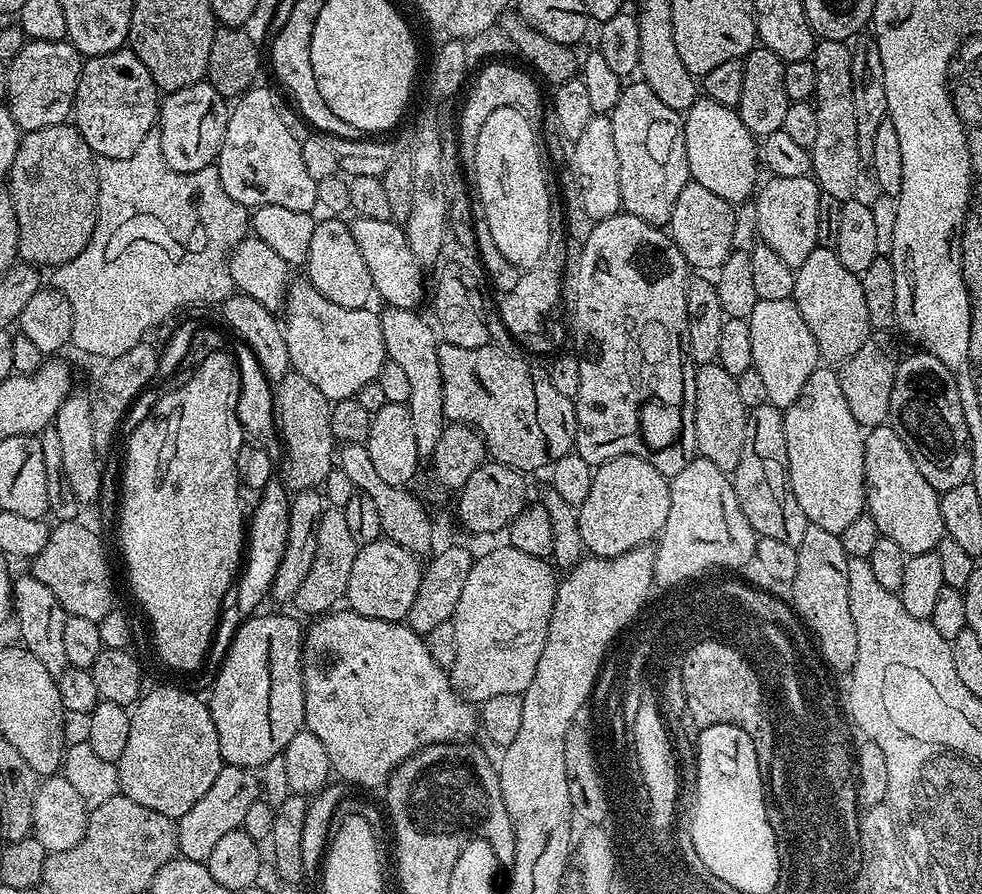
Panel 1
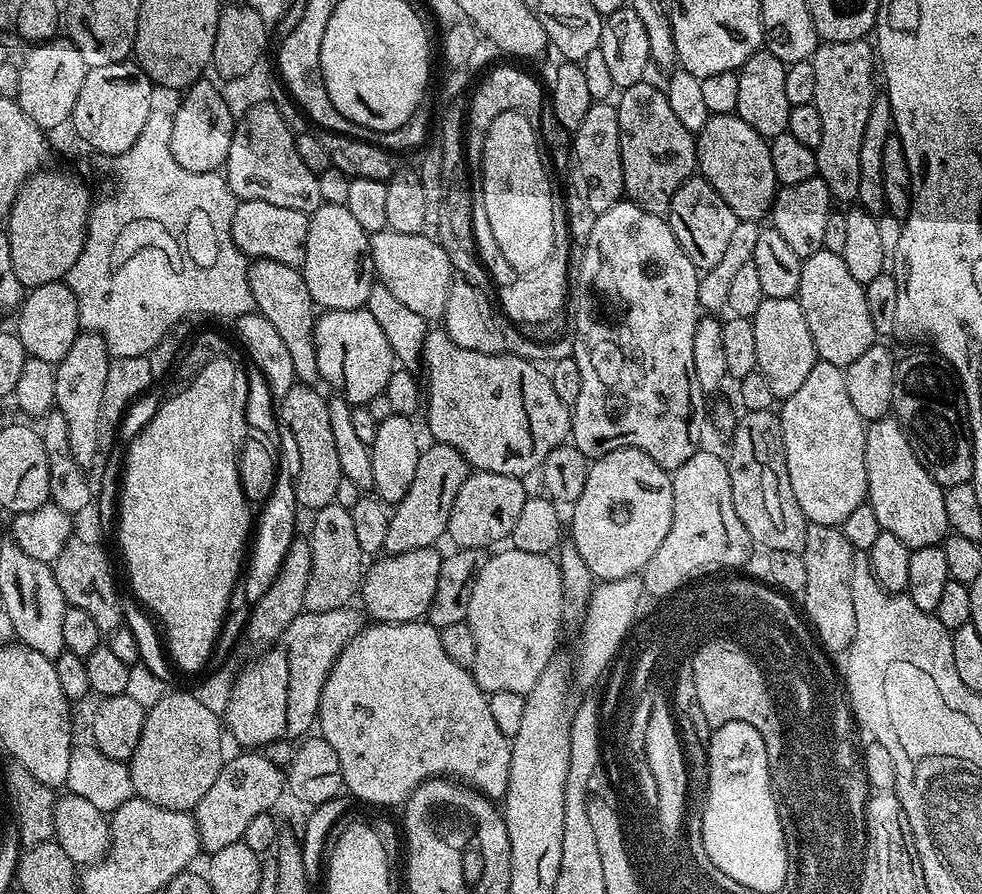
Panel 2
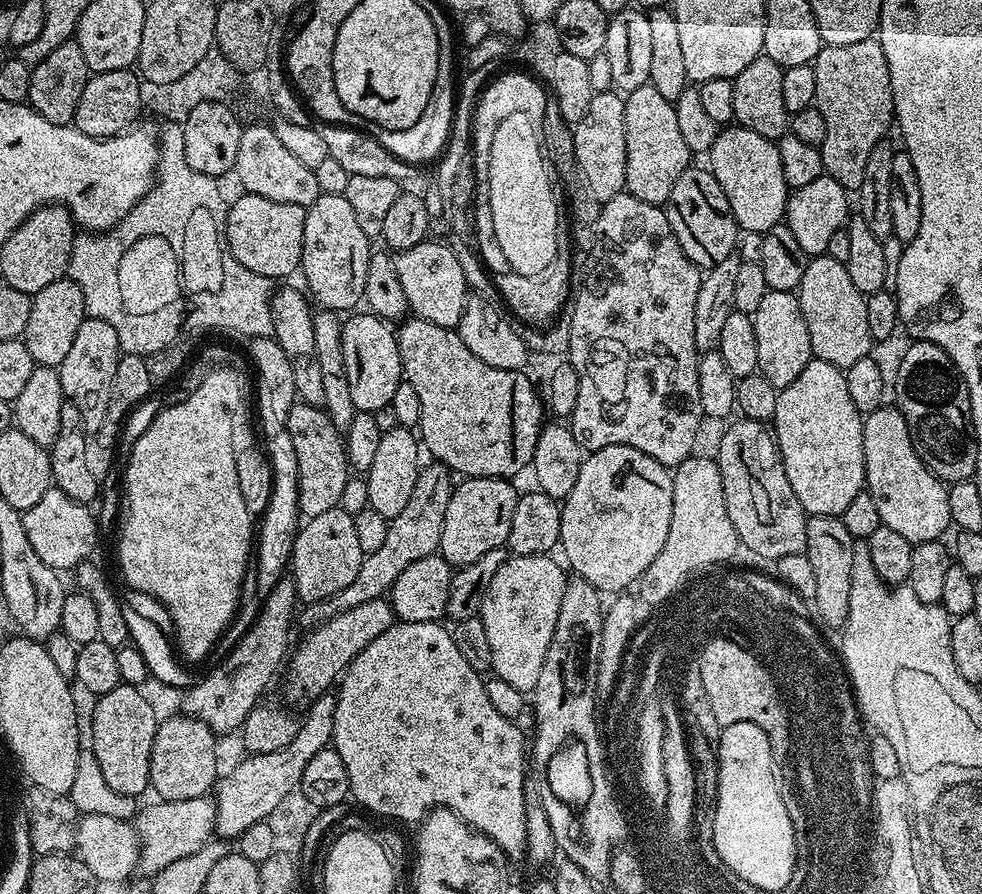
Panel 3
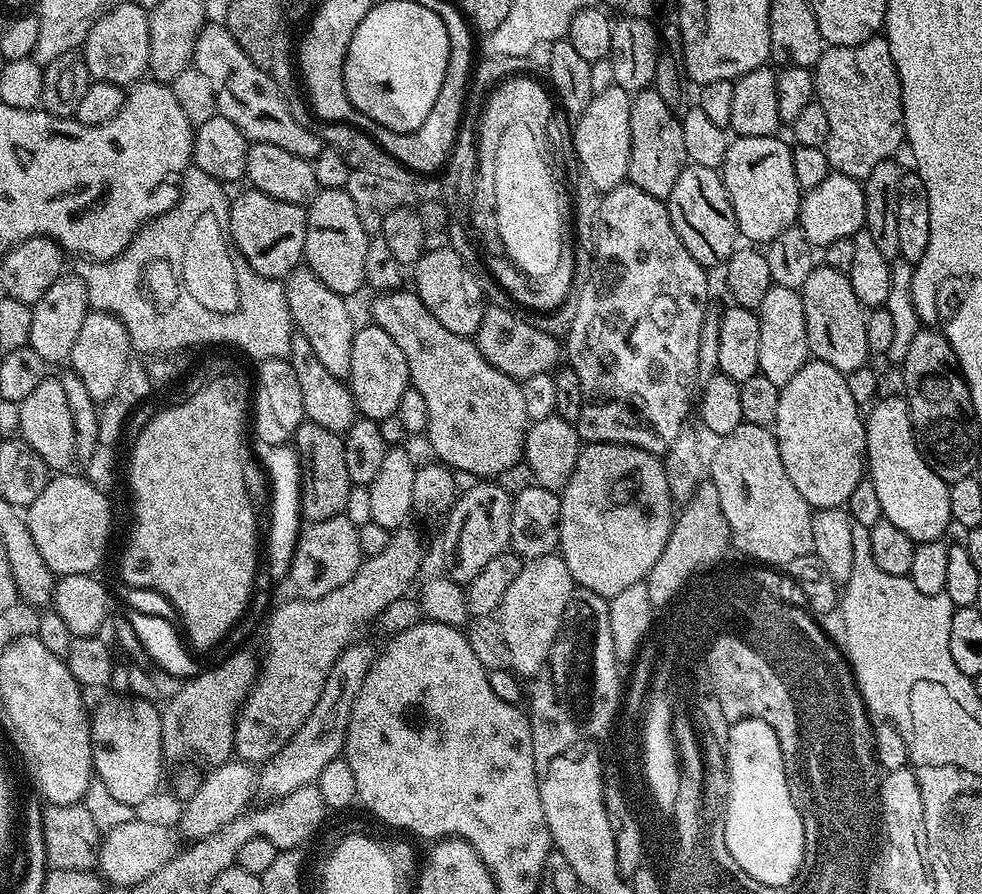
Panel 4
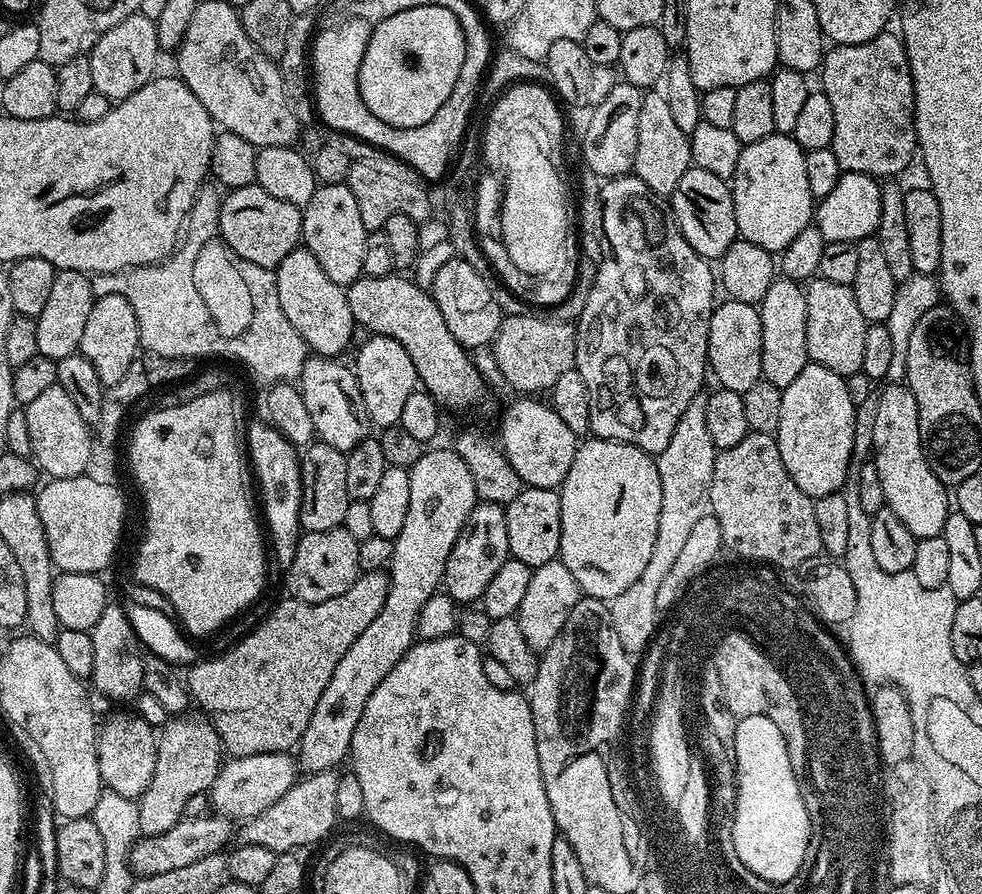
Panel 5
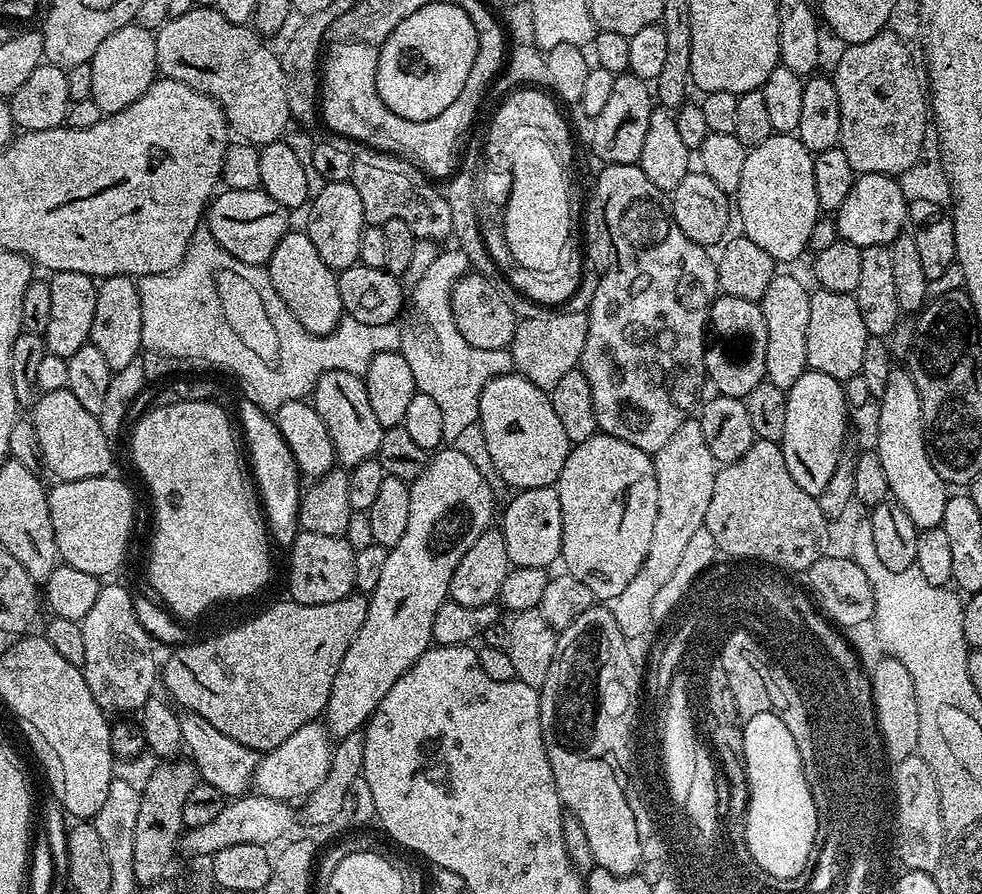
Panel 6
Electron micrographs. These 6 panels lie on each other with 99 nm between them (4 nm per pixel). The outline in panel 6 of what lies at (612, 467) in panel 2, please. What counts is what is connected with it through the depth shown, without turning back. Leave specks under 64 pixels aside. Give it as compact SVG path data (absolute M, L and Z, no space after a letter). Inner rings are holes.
M597 434L586 442L569 447L566 466L554 485L562 510L562 546L560 554L567 575L578 578L600 602L609 602L629 585L637 574L653 537L654 520L658 515L658 478L653 457L647 452L622 442L622 438Z

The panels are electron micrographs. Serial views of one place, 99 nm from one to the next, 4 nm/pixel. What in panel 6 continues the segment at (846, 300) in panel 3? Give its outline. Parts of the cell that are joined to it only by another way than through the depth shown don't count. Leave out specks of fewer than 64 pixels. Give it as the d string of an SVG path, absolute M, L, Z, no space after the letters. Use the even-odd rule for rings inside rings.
M817 287L810 295L810 322L806 326L806 358L811 371L830 374L830 378L841 382L860 375L862 370L862 353L866 351L869 335L866 322L858 310L858 302L851 292L835 292Z

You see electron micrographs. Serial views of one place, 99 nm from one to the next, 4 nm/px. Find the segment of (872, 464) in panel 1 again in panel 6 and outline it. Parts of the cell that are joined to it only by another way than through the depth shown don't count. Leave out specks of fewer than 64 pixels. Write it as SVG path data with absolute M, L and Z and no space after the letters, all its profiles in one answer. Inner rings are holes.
M893 367L890 378L886 378L886 390L878 398L880 404L880 417L876 420L876 444L874 450L878 458L882 458L882 470L886 470L886 482L891 499L910 514L910 522L923 530L926 528L938 528L942 525L942 514L946 510L946 502L950 495L944 479L934 470L934 466L928 457L928 441L924 431L924 407L918 394L918 386L914 386L914 378L908 373L907 367Z

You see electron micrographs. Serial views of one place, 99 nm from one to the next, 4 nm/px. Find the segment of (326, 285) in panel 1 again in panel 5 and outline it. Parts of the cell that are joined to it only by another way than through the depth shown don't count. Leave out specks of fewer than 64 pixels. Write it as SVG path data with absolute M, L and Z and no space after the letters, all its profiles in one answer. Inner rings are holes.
M347 183L320 184L314 198L302 209L302 244L318 258L322 270L326 270L333 282L342 285L353 284L364 275L362 258L366 258L366 238L369 230L362 226L362 214L354 194L350 194Z

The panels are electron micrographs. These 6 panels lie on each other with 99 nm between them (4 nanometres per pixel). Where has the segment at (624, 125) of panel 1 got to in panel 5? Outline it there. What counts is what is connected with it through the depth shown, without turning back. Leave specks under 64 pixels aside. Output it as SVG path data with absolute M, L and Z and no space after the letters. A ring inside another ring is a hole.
M645 91L642 95L642 114L638 114L638 150L634 150L632 172L642 182L646 182L654 194L671 197L678 182L682 182L682 174L693 167L688 138L689 133L682 131L670 115L670 102L666 102L663 91Z

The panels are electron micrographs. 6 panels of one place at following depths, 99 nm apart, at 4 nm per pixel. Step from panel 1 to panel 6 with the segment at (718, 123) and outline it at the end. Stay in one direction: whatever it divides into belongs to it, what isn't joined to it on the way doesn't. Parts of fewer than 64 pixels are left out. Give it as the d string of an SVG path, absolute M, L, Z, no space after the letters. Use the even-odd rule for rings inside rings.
M773 134L758 146L748 149L746 162L742 166L742 179L738 181L738 190L734 194L734 212L740 215L743 235L750 242L762 246L766 254L777 262L796 260L803 252L809 251L810 230L814 230L814 222L821 219L818 206L818 193L814 191L813 153L802 146L799 136L795 134Z

